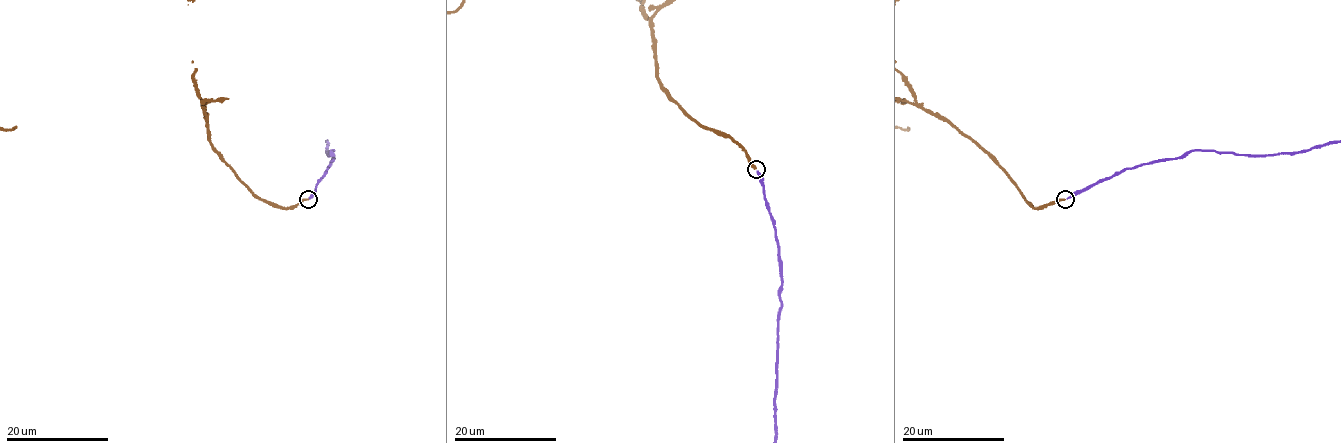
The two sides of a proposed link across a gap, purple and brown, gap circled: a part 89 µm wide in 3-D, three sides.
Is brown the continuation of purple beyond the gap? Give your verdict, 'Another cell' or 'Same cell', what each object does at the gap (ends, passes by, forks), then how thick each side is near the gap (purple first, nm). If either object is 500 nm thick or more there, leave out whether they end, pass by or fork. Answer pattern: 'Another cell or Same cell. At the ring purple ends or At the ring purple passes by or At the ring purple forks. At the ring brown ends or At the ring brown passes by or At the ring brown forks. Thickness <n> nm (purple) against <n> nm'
Same cell. At the ring purple ends. At the ring brown ends. Thickness 240 nm (purple) against 280 nm

